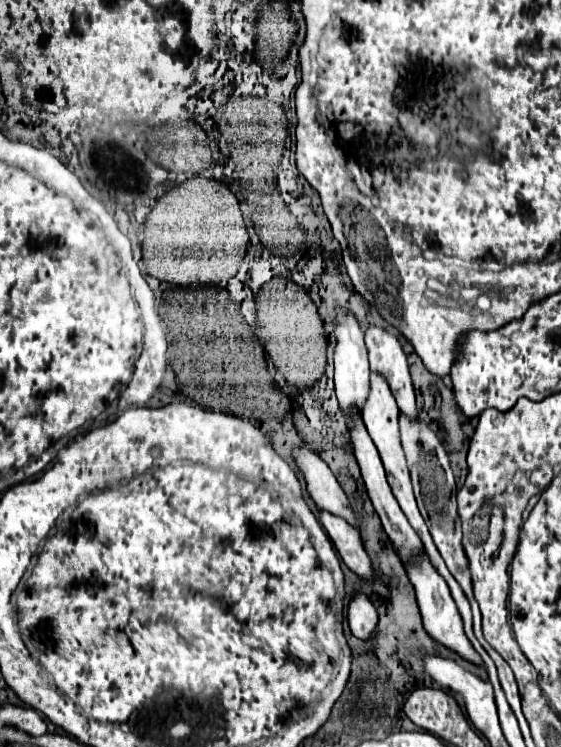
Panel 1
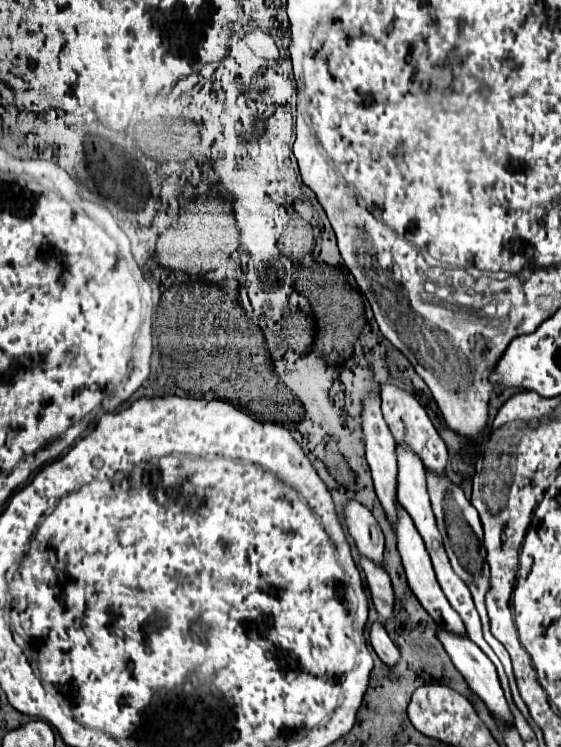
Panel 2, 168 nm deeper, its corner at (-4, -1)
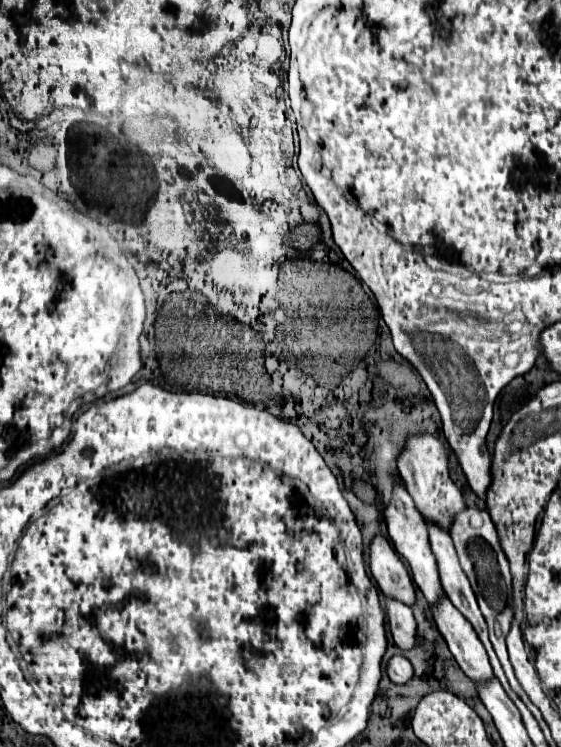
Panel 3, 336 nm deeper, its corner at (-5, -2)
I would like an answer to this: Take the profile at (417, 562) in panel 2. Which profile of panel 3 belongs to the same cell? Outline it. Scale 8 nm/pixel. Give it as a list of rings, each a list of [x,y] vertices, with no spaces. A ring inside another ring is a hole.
[[[447,597],[433,609],[433,617],[465,675],[473,681],[493,679],[493,669],[481,639],[477,637],[473,625],[453,607]]]

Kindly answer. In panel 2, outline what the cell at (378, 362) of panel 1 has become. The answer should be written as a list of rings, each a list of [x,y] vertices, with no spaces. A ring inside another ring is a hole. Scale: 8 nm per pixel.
[[[394,384],[380,386],[380,390],[382,390],[382,412],[384,412],[388,428],[392,430],[392,436],[398,442],[408,444],[422,458],[426,468],[442,472],[444,466],[446,466],[446,460],[448,460],[448,450],[446,450],[444,440],[438,436],[434,424],[430,422],[424,406],[412,394],[408,394],[406,390],[402,390],[402,388],[394,386]]]

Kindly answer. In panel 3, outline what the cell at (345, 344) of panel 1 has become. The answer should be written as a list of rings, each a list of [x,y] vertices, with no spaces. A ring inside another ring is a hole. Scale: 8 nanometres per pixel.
[[[395,485],[393,499],[391,499],[391,503],[387,505],[387,509],[385,509],[385,519],[387,519],[387,529],[389,529],[389,535],[391,535],[391,539],[393,539],[393,545],[395,545],[397,553],[409,563],[411,573],[413,573],[413,581],[415,581],[417,587],[423,591],[423,595],[425,595],[425,599],[429,601],[429,605],[435,607],[435,605],[445,597],[445,591],[443,591],[443,585],[441,585],[441,579],[439,579],[435,555],[433,555],[431,545],[429,545],[427,527],[425,527],[423,517],[421,517],[419,511],[415,509],[411,495],[409,495],[403,487],[399,487],[399,485]]]

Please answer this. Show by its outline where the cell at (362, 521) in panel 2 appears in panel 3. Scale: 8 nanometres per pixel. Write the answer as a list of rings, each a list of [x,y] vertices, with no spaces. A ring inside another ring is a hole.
[[[381,535],[371,543],[371,573],[385,597],[397,599],[409,607],[415,605],[415,585],[411,577],[407,577],[409,573],[397,551],[393,551],[389,541]]]

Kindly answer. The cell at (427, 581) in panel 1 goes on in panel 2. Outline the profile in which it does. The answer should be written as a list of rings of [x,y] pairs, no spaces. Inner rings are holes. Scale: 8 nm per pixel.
[[[438,626],[438,640],[442,642],[444,650],[452,658],[454,666],[466,678],[470,690],[484,700],[484,704],[494,714],[494,718],[498,718],[498,722],[502,722],[502,724],[512,724],[512,714],[508,710],[508,704],[506,704],[506,698],[504,698],[504,692],[502,692],[502,686],[500,686],[500,680],[498,680],[498,672],[496,672],[496,666],[492,664],[492,660],[468,636],[458,636],[458,634],[450,632],[450,630],[446,632],[444,626]]]

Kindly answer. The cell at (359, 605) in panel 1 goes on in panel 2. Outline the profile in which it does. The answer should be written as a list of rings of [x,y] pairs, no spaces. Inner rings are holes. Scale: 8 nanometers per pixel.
[[[380,620],[374,622],[374,624],[368,628],[368,640],[370,640],[374,652],[378,654],[378,658],[380,658],[382,662],[386,662],[388,666],[392,666],[392,664],[398,662],[400,652],[398,652],[398,648],[394,646],[394,642],[388,638],[386,628],[384,628],[384,624],[382,624]]]

